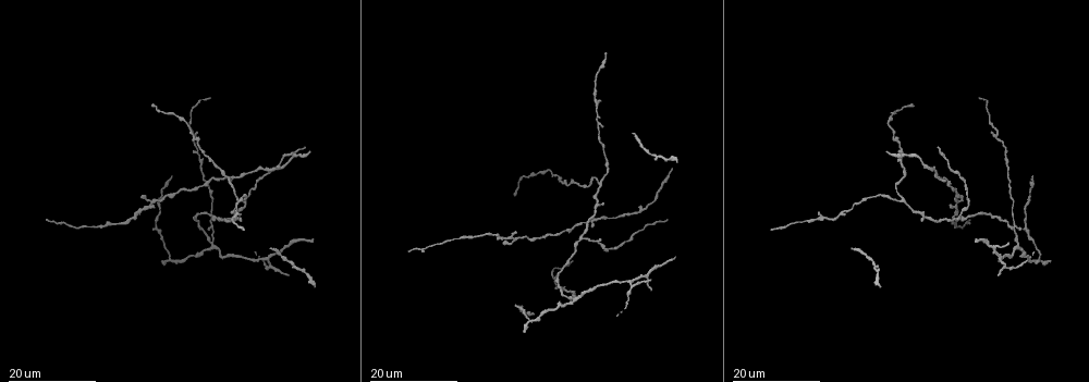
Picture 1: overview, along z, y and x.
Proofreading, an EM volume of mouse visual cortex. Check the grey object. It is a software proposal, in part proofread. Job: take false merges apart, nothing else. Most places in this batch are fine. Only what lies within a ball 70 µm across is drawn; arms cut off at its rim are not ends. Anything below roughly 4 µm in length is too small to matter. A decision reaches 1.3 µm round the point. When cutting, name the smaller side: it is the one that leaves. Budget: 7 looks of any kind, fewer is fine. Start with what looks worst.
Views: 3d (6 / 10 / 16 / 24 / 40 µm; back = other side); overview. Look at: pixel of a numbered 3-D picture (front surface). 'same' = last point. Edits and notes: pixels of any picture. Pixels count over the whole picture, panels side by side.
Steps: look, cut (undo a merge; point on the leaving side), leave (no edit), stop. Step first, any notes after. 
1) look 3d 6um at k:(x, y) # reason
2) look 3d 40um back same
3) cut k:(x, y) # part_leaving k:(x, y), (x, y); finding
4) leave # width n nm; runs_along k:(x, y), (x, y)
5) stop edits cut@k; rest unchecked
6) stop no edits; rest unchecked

look 3d 16um at 1:(1019, 243) # arms part here

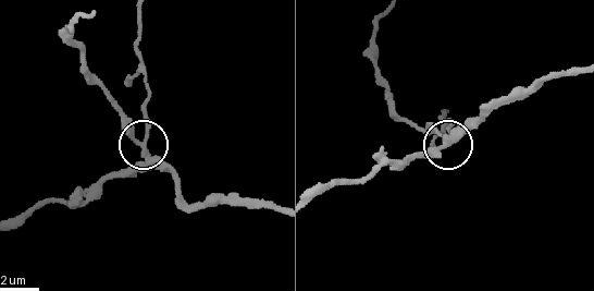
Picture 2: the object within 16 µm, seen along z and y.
look 3d 10um at 2:(144, 145)

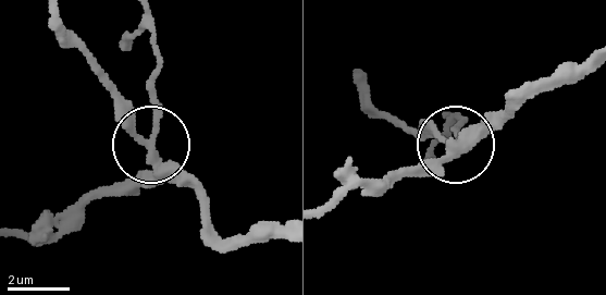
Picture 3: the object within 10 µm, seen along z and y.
cut 3:(161, 105) # arms 3; part_leaving 3:(151, 147), (160, 56), (151, 16); two cells meet here

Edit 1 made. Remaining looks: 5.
look 3d 24um at 1:(581, 238) # three arms meet

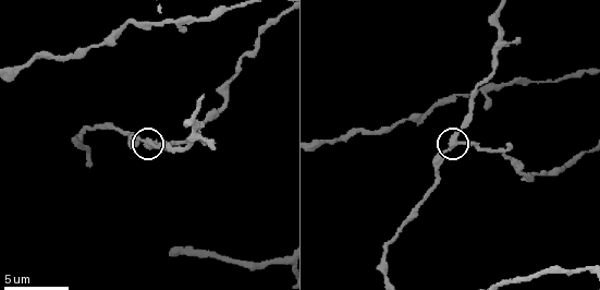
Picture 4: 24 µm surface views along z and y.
look 3d 6um at 4:(147, 145)

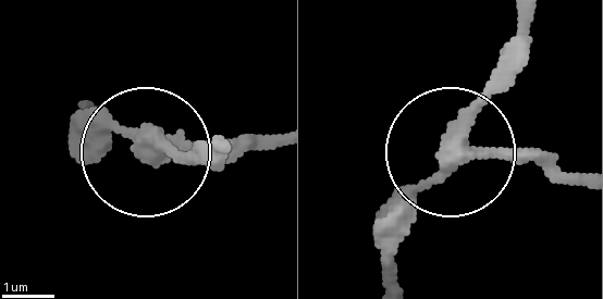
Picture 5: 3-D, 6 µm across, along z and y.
leave # width 320 nm; runs_along 5:(575, 171), (448, 154), (383, 245); one cell here

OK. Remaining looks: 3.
look 3d 24um at 1:(903, 198) # three-way junction

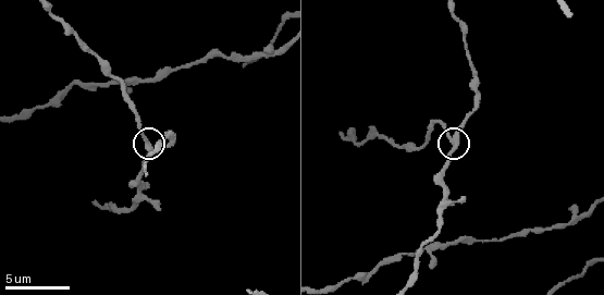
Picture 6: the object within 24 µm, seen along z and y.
look 3d 10um at 6:(148, 146) # closer look

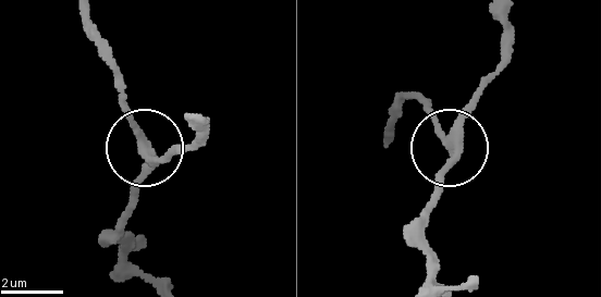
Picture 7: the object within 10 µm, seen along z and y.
leave # side_arm 39 um; runs_along 7:(424, 282), (429, 259), (421, 227), (453, 152), (424, 106); continuous, no second cell

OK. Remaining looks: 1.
stop edits cut@3; rest unchecked

